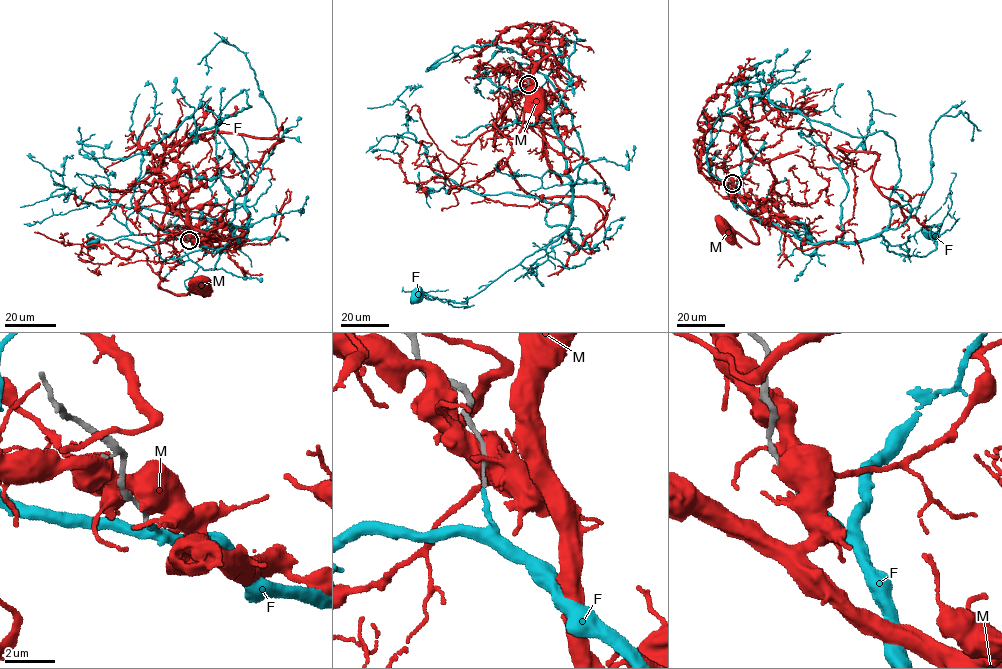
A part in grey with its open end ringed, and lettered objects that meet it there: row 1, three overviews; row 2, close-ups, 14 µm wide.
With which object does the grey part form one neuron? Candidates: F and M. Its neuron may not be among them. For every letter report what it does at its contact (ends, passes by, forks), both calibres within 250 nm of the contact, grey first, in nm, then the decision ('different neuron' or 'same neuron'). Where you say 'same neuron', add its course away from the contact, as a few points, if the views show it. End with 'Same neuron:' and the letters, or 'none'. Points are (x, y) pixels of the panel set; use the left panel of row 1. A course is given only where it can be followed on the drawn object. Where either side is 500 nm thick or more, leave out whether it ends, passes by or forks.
F: it ends | 120/170 nm | same neuron | via (189, 239), (218, 251), (241, 242), (246, 207), (237, 204), (211, 228), (175, 239), (87, 234), (95, 242)
M: it passes by | 140/480 nm | different neuron
Same neuron: F

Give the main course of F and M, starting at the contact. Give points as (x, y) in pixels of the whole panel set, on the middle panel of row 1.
F: (527, 84), (551, 113), (562, 146), (571, 180), (568, 229), (464, 303), (424, 293), (411, 301), (419, 295)
M: (528, 81), (549, 52), (531, 36), (494, 147), (494, 122), (514, 137), (538, 98)

